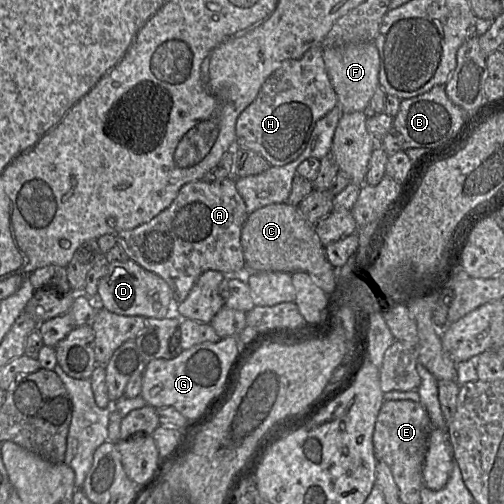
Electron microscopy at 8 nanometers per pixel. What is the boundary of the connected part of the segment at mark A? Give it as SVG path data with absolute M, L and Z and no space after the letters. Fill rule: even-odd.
M234 178L214 182L198 180L183 185L171 205L149 222L120 232L116 239L130 260L163 278L173 292L173 299L181 303L205 271L217 270L225 275L237 275L244 271L246 263L241 245L241 231L247 216L245 202L236 189Z

